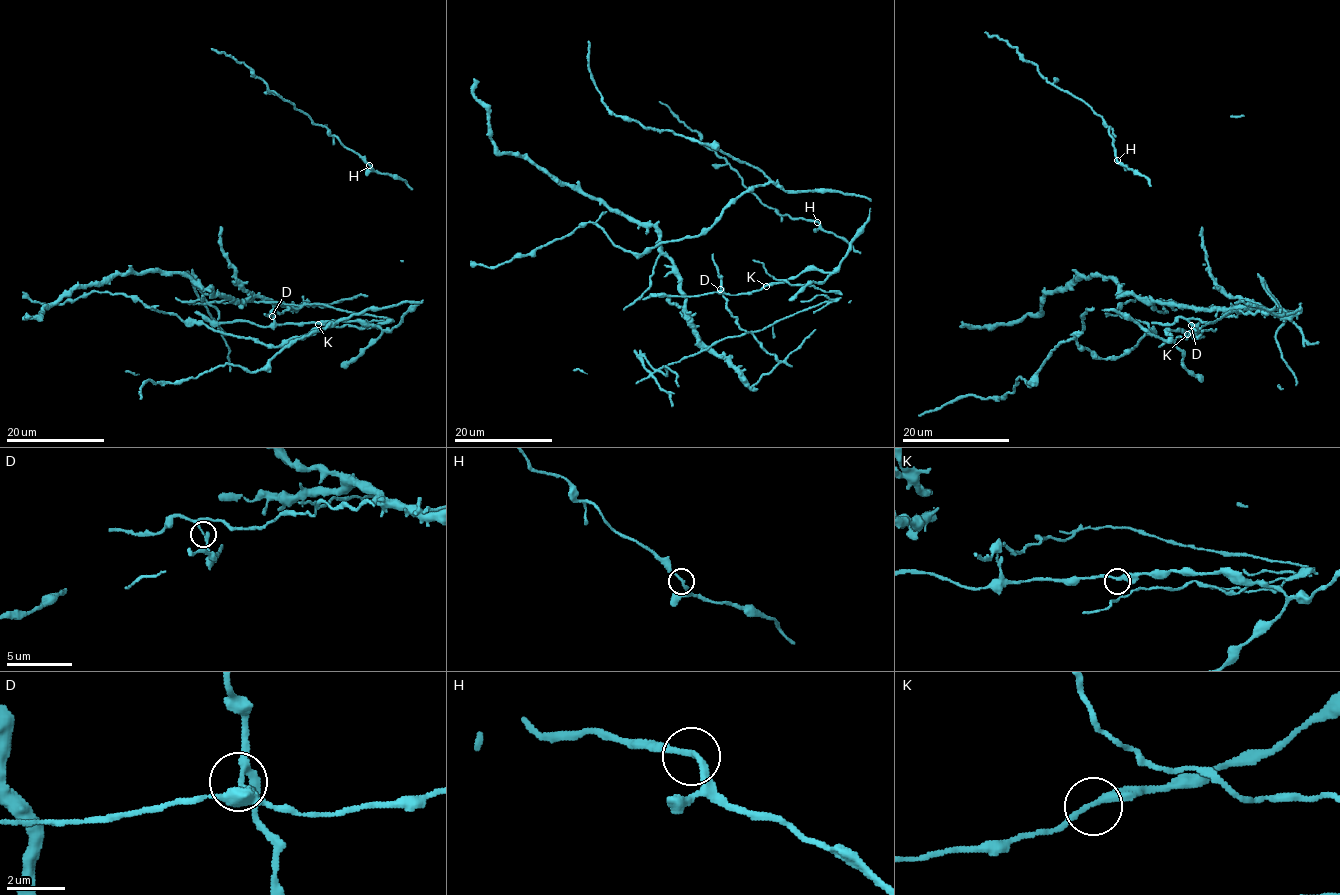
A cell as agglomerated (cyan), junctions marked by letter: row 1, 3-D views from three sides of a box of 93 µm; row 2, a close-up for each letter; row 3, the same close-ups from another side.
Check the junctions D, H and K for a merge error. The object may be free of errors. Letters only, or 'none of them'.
D

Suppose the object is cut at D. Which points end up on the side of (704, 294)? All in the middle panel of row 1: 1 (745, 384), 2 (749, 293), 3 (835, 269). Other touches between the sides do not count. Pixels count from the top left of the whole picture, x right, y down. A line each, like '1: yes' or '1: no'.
1: yes
2: yes
3: yes

